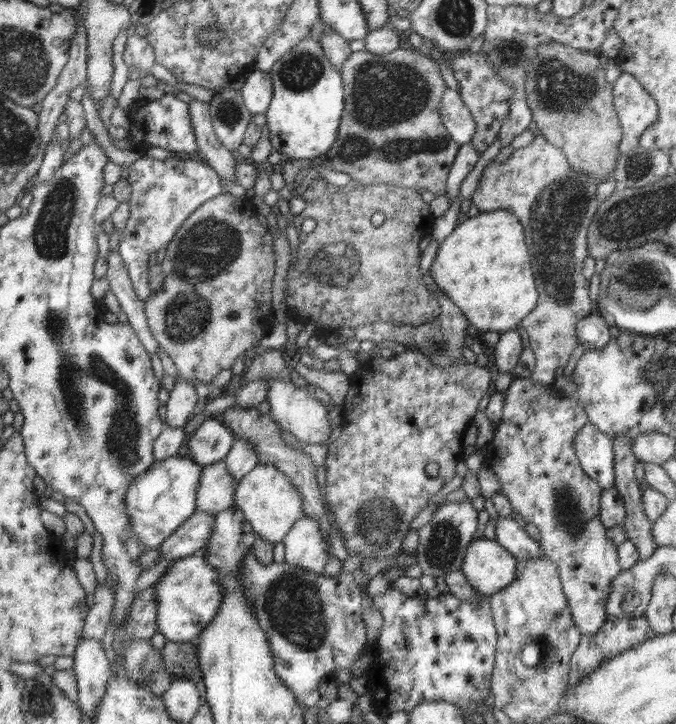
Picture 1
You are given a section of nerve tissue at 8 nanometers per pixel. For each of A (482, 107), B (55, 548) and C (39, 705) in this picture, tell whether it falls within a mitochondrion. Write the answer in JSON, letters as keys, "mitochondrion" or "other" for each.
{"A":"other","B":"other","C":"mitochondrion"}

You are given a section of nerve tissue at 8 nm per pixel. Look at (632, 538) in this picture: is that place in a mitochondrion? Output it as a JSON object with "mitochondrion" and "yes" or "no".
{"mitochondrion":"no"}

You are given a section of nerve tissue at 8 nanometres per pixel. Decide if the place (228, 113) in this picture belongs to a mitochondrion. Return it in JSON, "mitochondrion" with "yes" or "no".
{"mitochondrion":"yes"}

